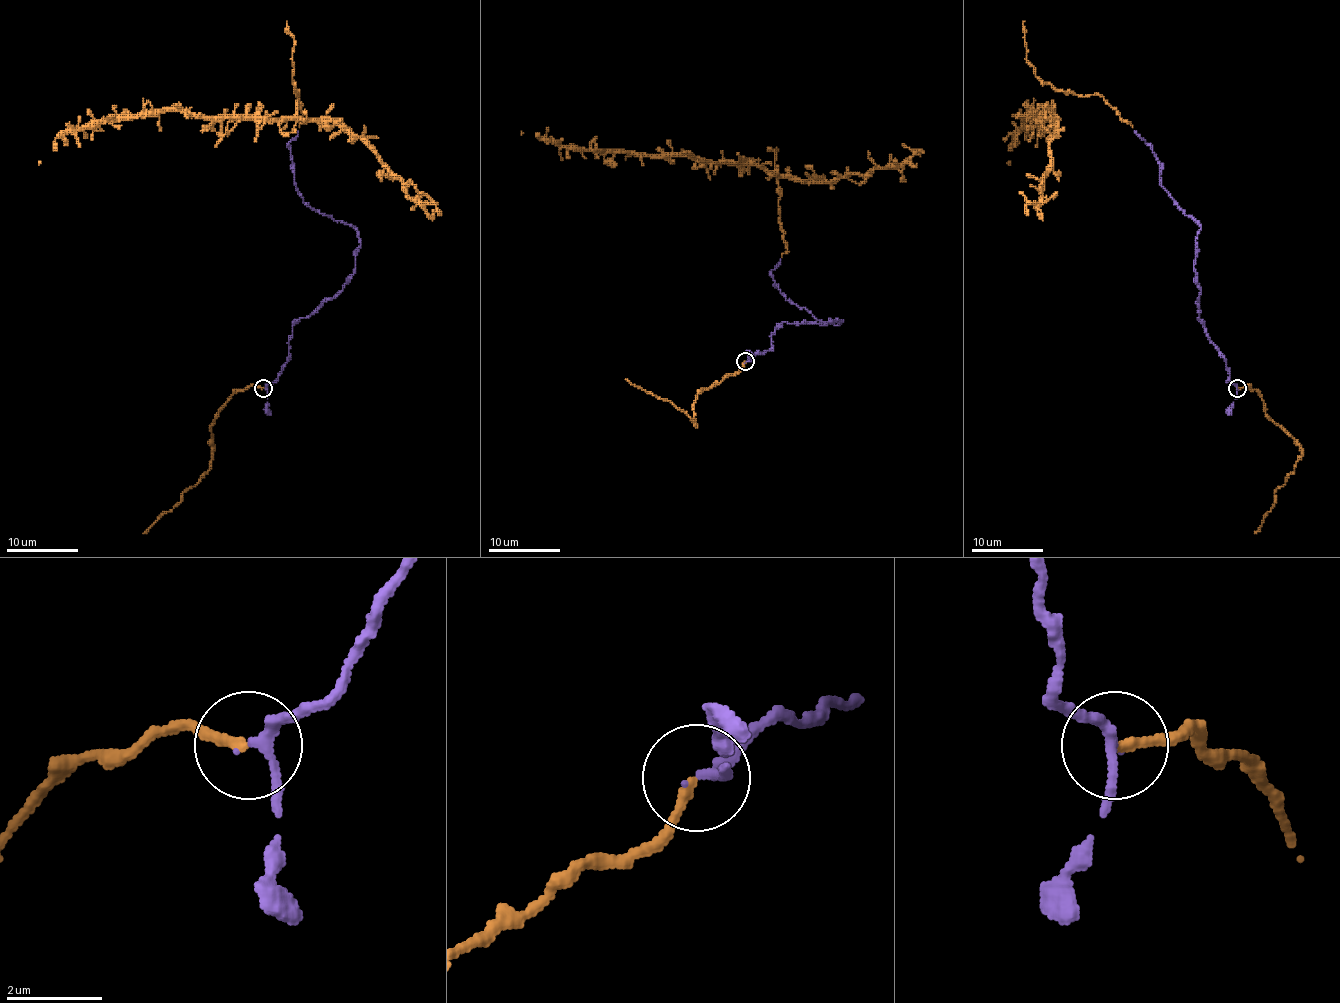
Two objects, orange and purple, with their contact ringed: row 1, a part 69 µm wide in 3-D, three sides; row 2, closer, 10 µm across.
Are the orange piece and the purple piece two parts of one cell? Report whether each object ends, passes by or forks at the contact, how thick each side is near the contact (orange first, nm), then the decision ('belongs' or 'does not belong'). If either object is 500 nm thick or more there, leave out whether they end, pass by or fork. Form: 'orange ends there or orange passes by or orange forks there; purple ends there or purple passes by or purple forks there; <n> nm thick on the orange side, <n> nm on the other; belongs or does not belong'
orange ends there; purple passes by; 190 nm thick on the orange side, 200 nm on the other; belongs

